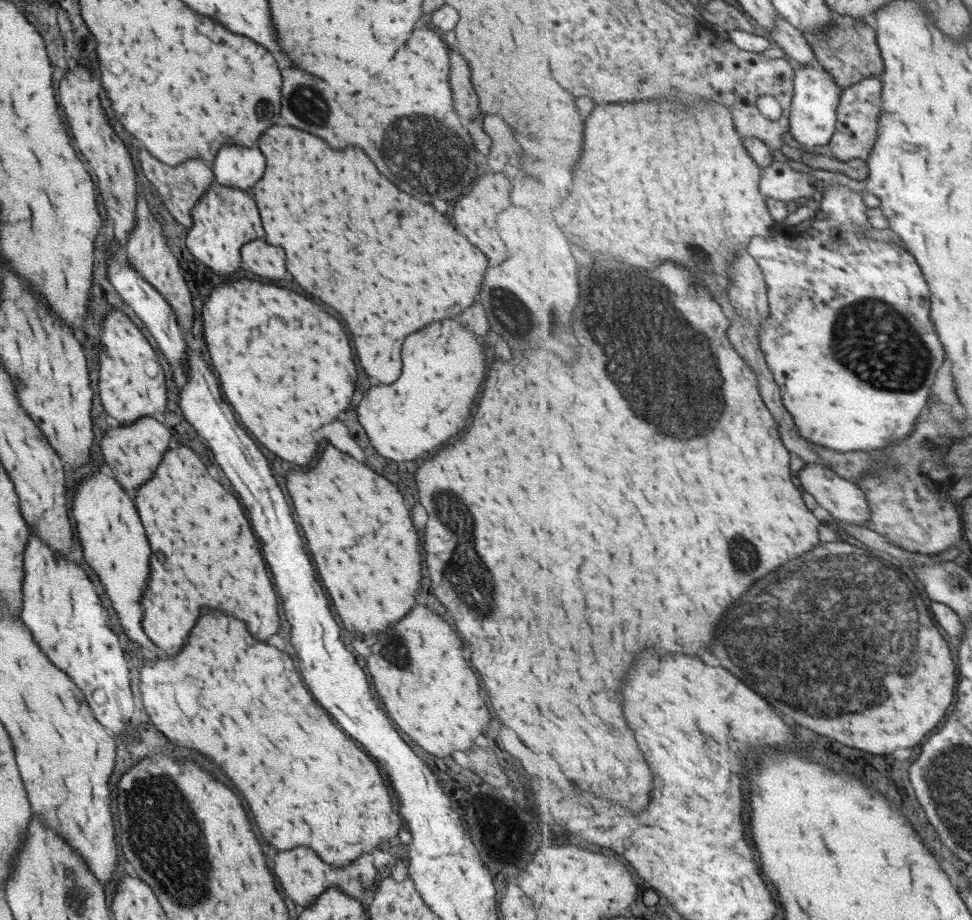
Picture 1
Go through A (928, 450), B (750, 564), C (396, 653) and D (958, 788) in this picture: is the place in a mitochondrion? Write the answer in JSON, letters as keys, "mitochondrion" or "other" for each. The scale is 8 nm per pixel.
{"A":"mitochondrion","B":"mitochondrion","C":"mitochondrion","D":"mitochondrion"}

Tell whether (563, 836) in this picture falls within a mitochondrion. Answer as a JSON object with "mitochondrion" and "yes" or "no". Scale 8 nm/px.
{"mitochondrion":"no"}

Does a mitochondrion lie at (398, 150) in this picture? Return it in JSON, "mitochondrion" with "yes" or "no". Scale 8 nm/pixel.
{"mitochondrion":"yes"}

